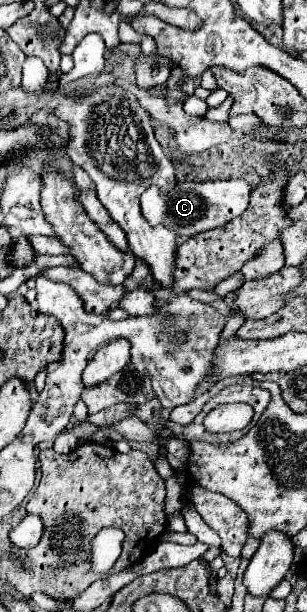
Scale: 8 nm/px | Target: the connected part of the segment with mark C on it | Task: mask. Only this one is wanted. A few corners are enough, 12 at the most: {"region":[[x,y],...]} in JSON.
{"region":[[177,181],[141,195],[141,215],[181,237],[249,205],[245,181]]}

